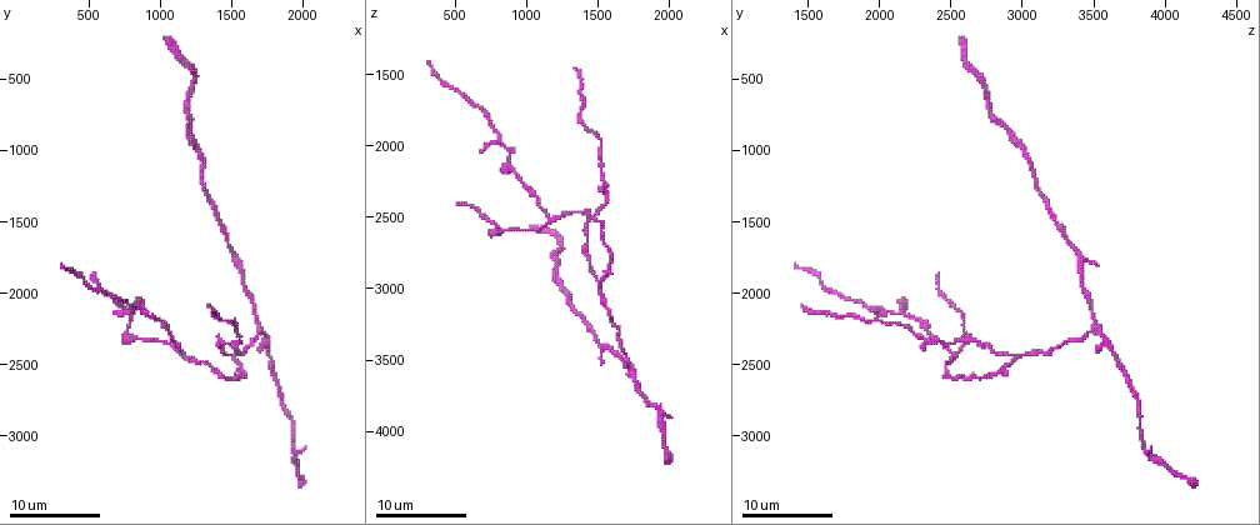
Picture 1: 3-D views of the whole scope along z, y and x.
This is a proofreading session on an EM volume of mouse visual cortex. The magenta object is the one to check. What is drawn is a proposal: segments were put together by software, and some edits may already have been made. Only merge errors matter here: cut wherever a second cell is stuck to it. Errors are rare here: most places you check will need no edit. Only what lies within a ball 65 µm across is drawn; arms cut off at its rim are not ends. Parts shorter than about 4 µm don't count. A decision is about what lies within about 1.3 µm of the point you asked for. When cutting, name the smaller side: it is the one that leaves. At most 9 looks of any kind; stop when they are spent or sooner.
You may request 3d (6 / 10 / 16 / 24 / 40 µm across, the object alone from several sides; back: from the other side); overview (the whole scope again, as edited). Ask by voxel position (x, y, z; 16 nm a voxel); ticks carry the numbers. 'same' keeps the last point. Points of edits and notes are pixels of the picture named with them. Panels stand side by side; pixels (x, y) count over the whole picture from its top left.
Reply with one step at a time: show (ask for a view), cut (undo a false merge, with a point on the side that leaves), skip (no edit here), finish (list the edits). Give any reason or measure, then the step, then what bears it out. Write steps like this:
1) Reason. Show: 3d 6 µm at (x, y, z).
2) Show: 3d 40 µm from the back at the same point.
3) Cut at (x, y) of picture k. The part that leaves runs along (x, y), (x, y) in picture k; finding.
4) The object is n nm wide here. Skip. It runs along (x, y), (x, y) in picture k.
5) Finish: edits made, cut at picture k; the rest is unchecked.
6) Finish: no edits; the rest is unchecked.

Branch point. Show: 3d 10 µm at (1500, 2420, 2940).

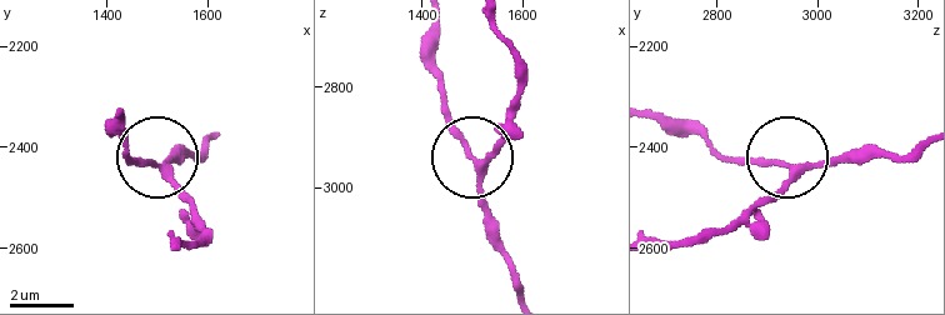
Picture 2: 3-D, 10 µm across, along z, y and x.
Show: 3d 6 µm at (1520, 2440, 2950).

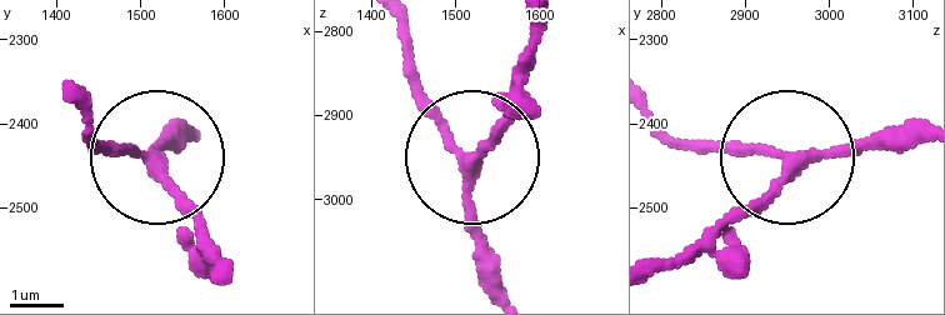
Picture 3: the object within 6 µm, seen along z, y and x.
Skip. It runs along (191, 136), (93, 150) in picture 3; all the same cell.

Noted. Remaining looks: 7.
Side arm on a straight run. Show: 3d 10 µm at (1160, 2420, 2520).

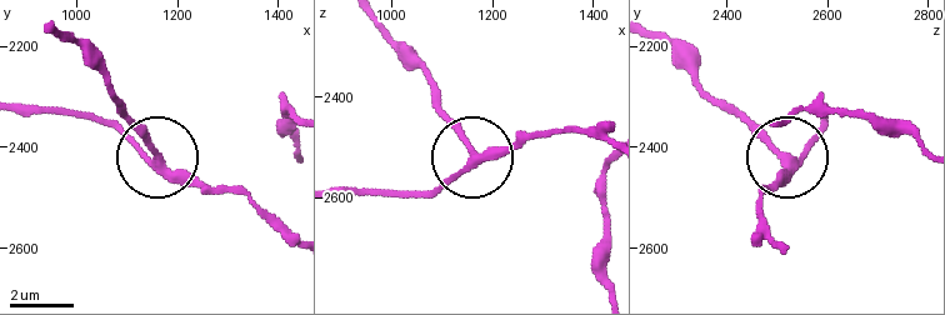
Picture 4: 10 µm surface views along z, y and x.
The object is 250 nm wide here. Skip. One cell here.

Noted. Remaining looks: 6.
Thick turns thin. Show: 3d 6 µm at (800, 2140, 2560).

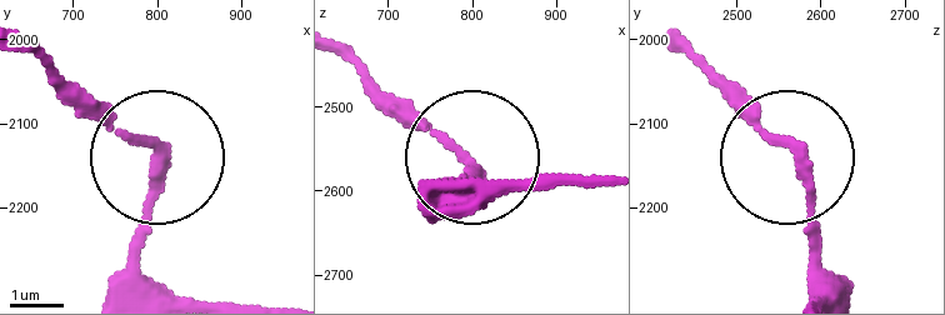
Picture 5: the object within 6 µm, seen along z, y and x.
Skip. It runs along (814, 281), (805, 174), (698, 58) in picture 5; all the same cell.

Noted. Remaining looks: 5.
Two arms in line, one across. Show: 3d 16 µm at (800, 2100, 1960).

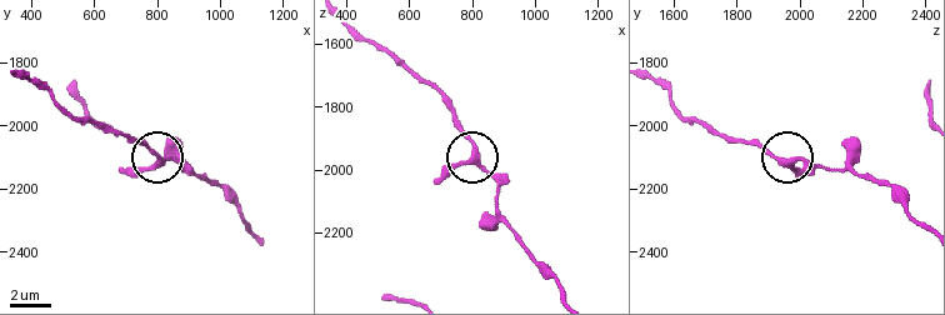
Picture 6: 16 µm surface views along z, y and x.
Closer look. Show: 3d 6 µm at (810, 2110, 1950).

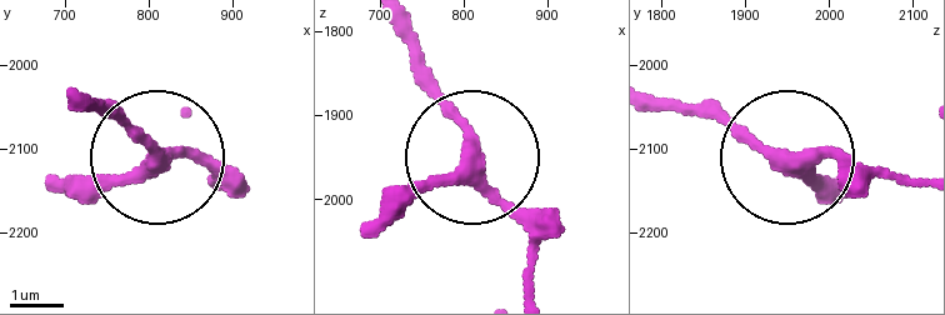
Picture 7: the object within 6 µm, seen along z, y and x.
The object is 260 nm wide here. Skip. One cell here.

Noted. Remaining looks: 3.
Finish: no edits; the rest is unchecked.

